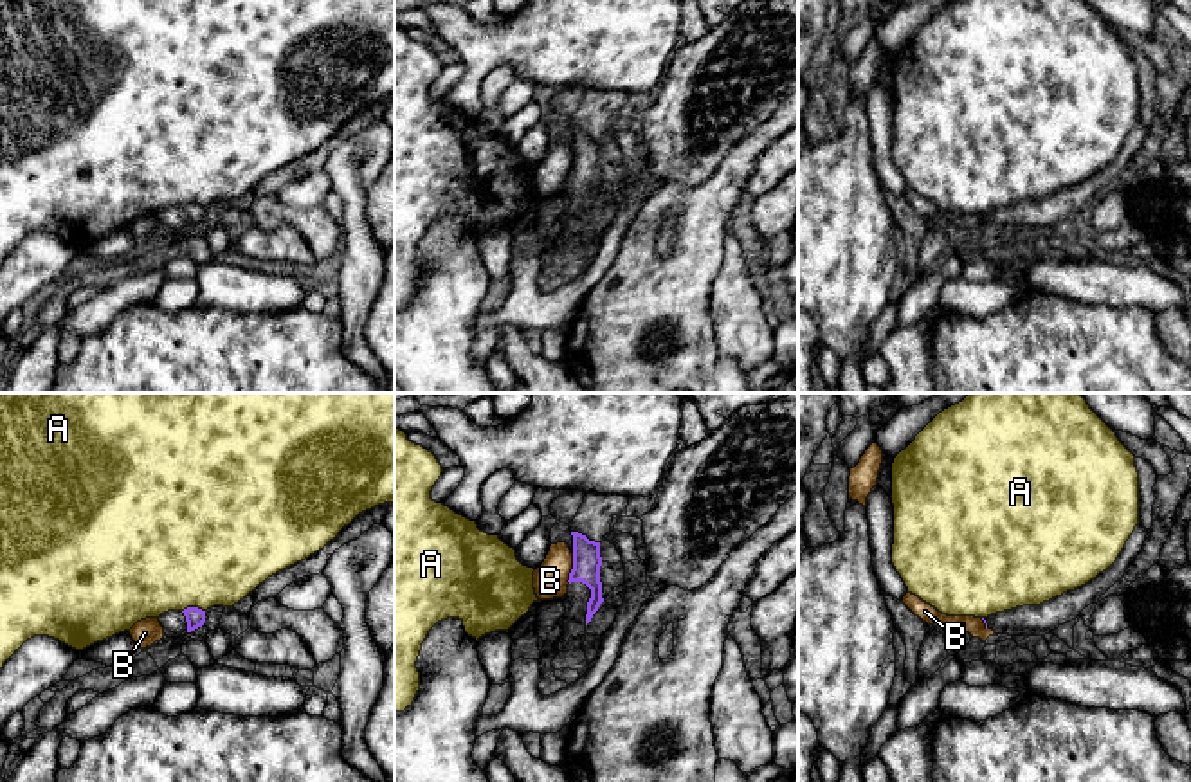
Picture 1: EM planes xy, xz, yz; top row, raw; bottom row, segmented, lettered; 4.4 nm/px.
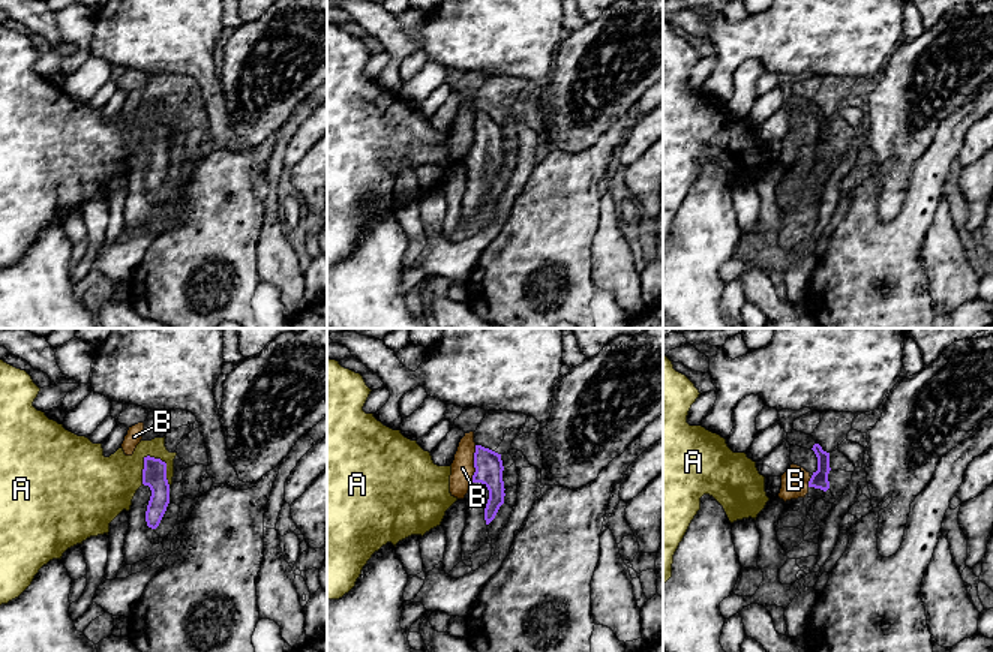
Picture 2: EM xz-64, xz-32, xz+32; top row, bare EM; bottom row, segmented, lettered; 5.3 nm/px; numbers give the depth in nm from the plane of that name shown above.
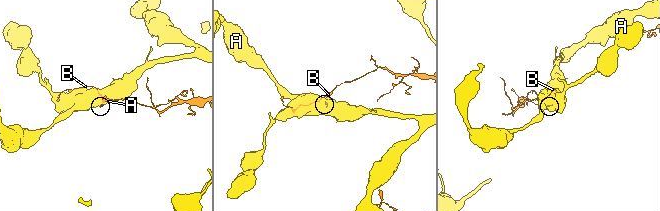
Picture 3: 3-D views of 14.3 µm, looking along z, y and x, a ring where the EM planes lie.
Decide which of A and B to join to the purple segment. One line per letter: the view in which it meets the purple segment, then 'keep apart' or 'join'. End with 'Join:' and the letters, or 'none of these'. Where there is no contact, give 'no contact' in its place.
A: xy | keep apart
B: xz | keep apart
Join: none of these

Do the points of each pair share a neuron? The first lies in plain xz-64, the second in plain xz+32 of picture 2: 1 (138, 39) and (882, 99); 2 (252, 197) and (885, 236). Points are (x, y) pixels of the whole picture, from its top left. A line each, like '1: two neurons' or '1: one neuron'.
1: two neurons
2: one neuron

